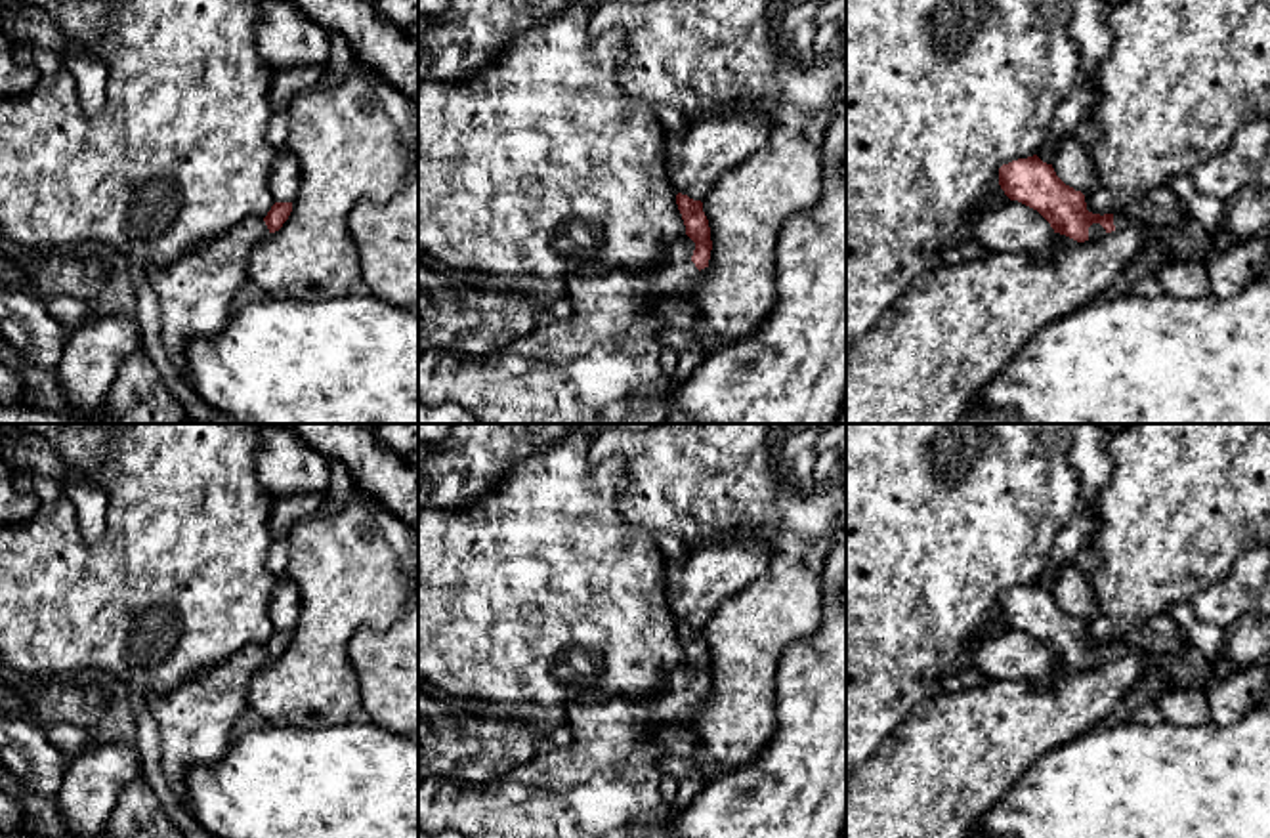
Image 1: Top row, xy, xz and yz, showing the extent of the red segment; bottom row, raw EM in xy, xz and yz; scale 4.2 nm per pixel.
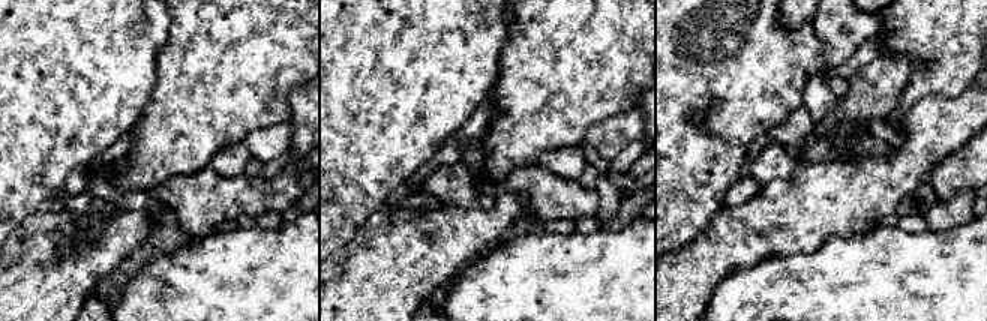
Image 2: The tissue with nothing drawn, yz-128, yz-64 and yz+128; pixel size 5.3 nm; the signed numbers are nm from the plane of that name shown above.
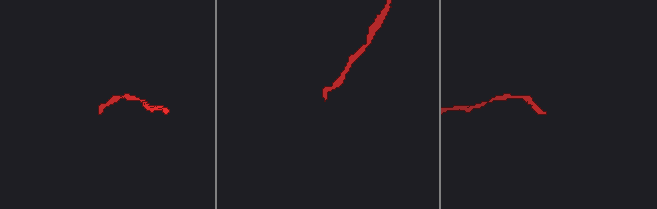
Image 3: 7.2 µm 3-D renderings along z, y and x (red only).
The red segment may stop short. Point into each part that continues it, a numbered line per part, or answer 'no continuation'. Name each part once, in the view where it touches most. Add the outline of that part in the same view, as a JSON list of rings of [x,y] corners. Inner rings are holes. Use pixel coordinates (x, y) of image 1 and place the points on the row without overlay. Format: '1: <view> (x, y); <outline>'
1: xz (604, 783); [[[689,664],[672,668],[667,685],[653,699],[609,699],[573,702],[565,708],[563,723],[573,741],[550,746],[529,764],[516,767],[485,785],[462,783],[449,777],[430,777],[418,783],[418,832],[437,834],[456,830],[466,838],[668,838],[672,806],[659,792],[661,760],[667,752],[655,744],[649,731],[655,725],[691,722],[699,697],[691,689],[695,670]]]

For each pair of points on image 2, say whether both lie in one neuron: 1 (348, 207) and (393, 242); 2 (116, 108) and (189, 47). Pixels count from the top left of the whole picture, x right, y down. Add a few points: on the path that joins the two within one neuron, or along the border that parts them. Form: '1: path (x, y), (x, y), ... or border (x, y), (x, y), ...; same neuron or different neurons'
1: border (384, 206), (344, 246); different neurons
2: border (167, 39), (158, 53), (158, 80), (144, 107); different neurons

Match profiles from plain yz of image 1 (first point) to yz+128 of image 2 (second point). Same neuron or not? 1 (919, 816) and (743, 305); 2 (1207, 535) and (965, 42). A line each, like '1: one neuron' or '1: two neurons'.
1: two neurons
2: one neuron

